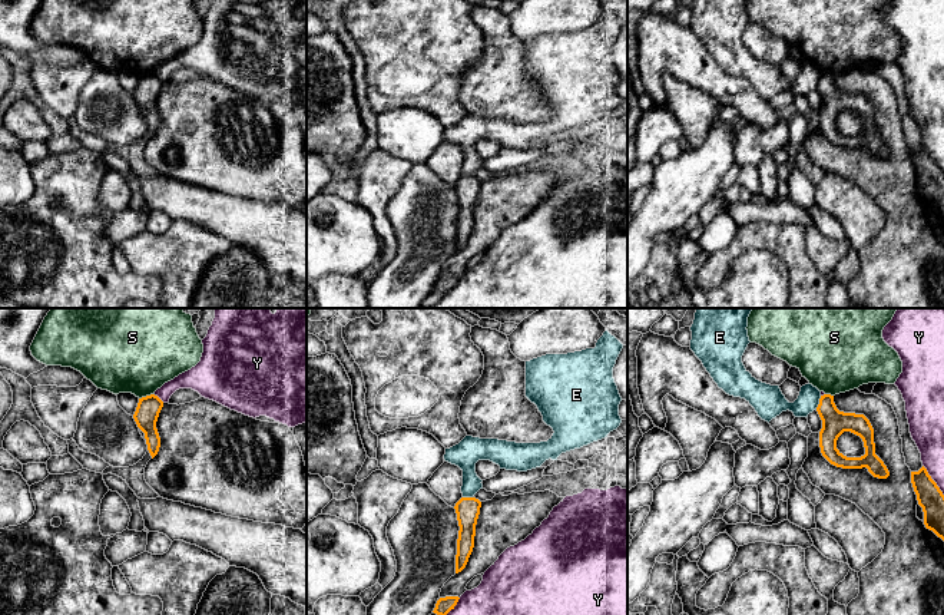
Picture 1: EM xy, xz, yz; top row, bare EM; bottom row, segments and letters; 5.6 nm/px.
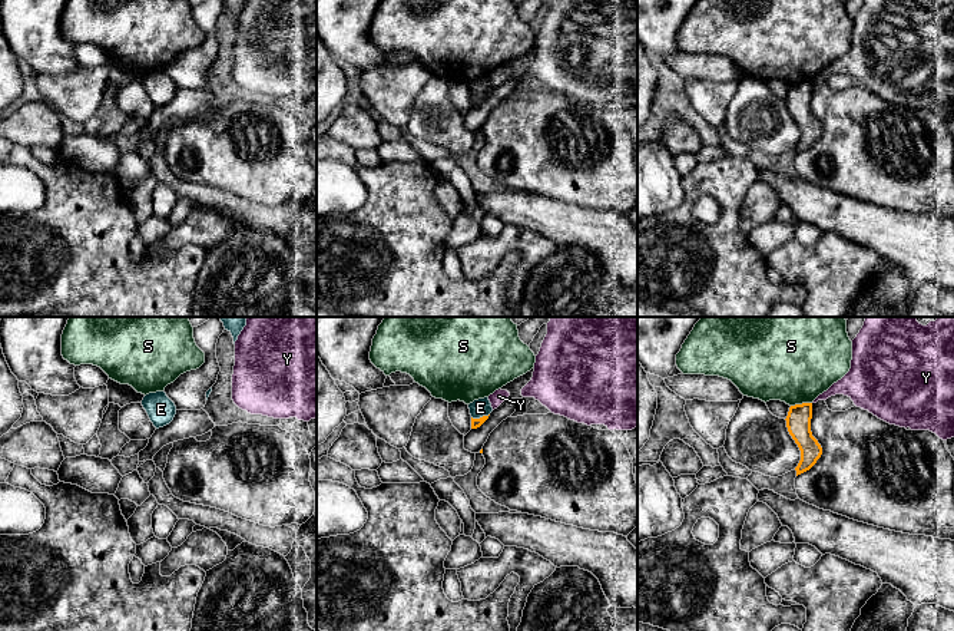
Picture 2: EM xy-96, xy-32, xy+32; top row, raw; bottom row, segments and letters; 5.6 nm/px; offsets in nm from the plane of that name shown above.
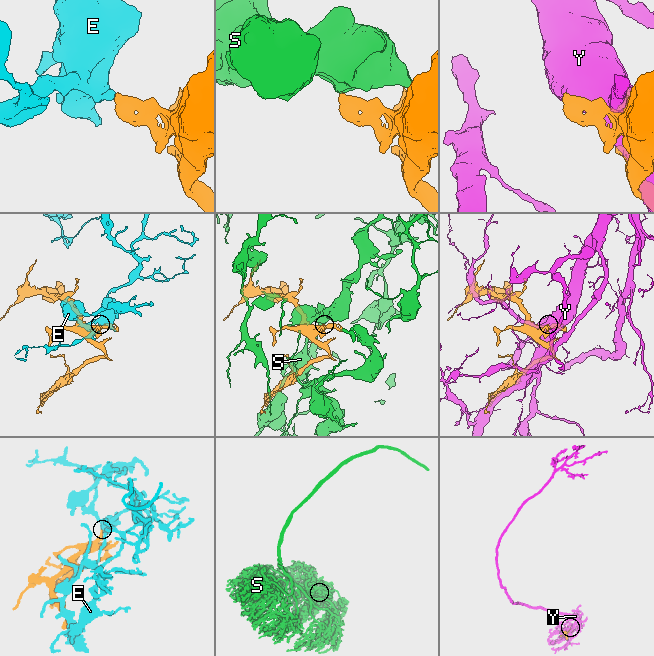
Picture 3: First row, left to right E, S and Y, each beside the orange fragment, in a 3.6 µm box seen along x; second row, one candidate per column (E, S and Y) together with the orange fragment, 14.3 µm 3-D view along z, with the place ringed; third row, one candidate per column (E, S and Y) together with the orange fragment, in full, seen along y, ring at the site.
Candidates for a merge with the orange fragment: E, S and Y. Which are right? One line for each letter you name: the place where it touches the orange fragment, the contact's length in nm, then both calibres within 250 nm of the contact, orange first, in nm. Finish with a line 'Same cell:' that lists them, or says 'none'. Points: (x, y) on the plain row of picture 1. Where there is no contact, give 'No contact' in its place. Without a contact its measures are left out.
Same cell: none

